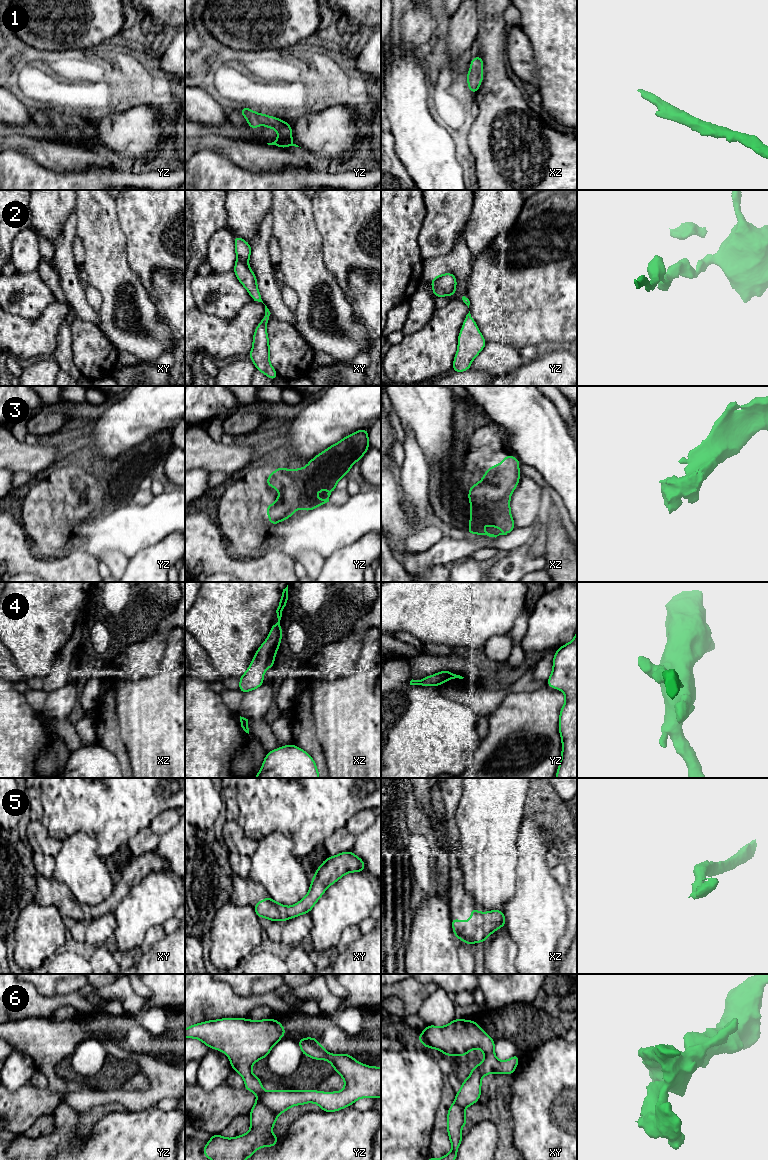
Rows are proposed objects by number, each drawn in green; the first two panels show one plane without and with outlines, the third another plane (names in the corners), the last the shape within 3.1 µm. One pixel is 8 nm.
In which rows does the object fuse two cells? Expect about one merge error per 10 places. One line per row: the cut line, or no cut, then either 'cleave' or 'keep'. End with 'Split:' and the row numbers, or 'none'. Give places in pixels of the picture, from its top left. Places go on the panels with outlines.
1: no cut; keep
2: no cut; keep
3: no cut; keep
4: no cut; keep
5: no cut; keep
6: cut in yz along (256, 1101), (265, 1104), (276, 1115); cleave
Split: 6

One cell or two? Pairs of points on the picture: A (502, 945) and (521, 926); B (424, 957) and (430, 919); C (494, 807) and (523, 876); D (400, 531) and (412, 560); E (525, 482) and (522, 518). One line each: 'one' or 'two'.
A: two
B: one
C: two
D: two
E: one

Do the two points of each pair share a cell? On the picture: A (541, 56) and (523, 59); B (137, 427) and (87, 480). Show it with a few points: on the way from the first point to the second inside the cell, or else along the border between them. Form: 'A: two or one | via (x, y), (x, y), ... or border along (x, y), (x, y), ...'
A: two | border along (525, 35), (532, 48), (535, 76), (538, 80)
B: two | border along (82, 466), (95, 470)

